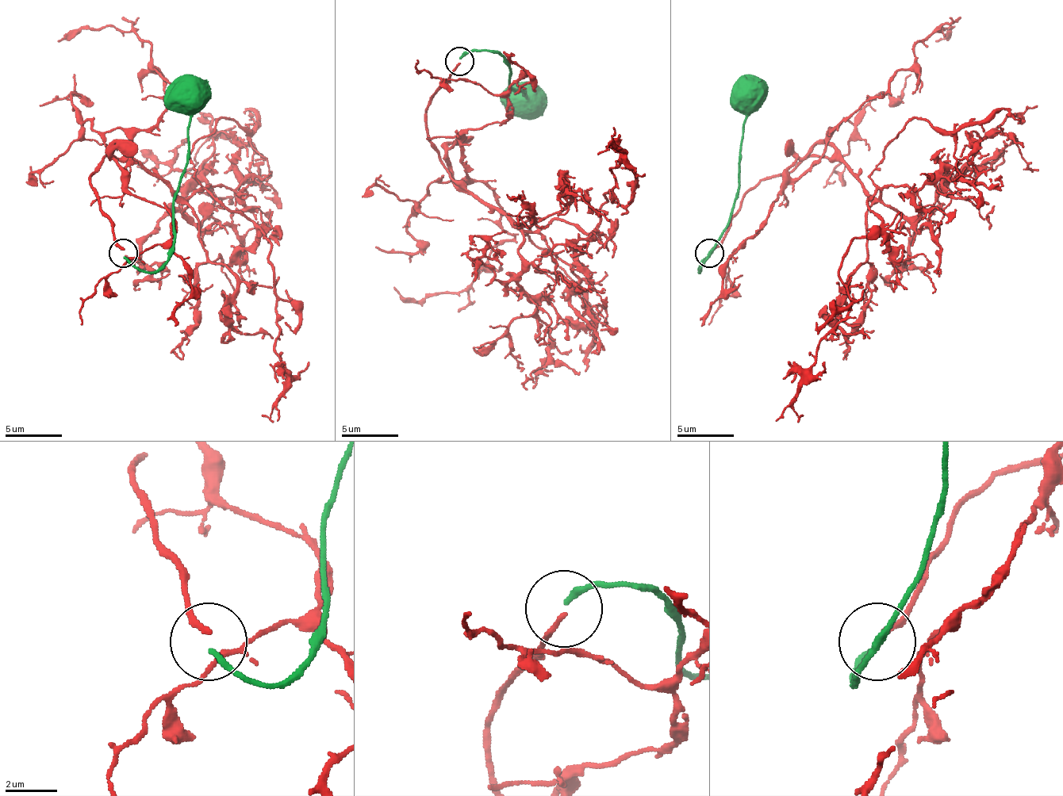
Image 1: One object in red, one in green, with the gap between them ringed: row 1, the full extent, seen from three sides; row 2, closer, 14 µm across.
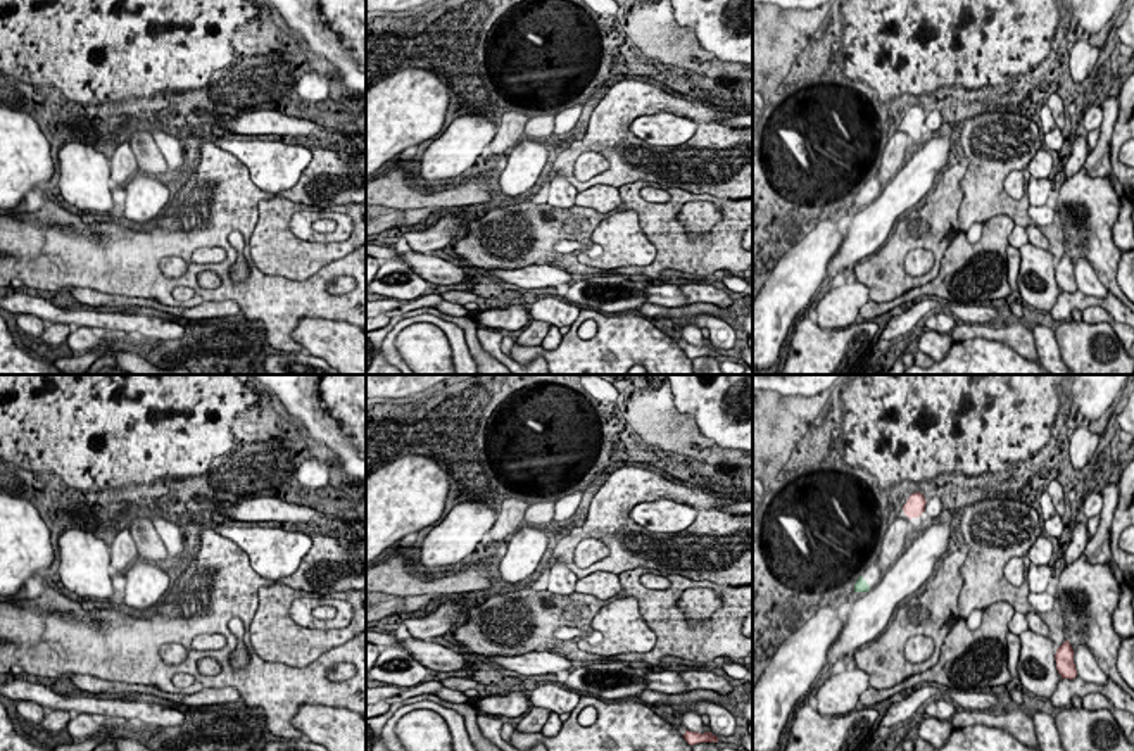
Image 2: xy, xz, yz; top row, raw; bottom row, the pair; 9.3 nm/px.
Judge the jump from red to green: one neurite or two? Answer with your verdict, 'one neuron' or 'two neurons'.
two neurons

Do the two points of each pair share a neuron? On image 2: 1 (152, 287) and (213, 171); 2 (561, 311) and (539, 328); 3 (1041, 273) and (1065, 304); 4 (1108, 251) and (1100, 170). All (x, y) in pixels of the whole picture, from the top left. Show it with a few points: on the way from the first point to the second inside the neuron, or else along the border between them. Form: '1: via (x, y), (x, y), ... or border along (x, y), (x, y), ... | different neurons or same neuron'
1: via (159, 252), (178, 235), (207, 230), (214, 206) | same neuron
2: border along (534, 318), (553, 325) | different neurons
3: border along (1062, 292), (1048, 309) | different neurons
4: border along (1084, 166), (1091, 176), (1105, 176), (1115, 192) | different neurons

